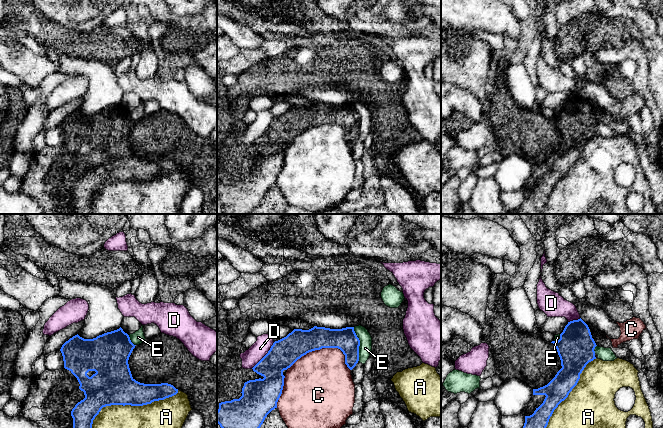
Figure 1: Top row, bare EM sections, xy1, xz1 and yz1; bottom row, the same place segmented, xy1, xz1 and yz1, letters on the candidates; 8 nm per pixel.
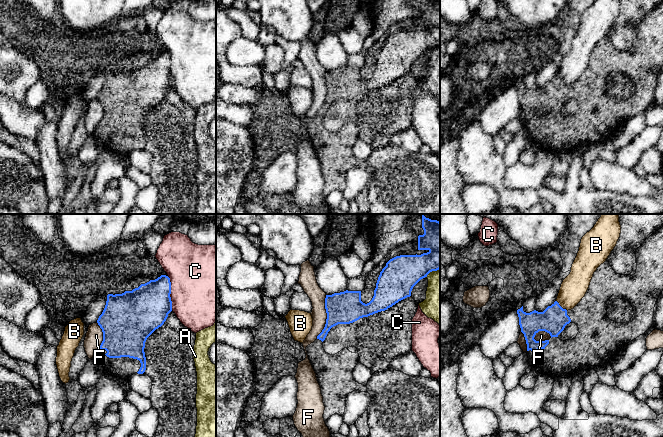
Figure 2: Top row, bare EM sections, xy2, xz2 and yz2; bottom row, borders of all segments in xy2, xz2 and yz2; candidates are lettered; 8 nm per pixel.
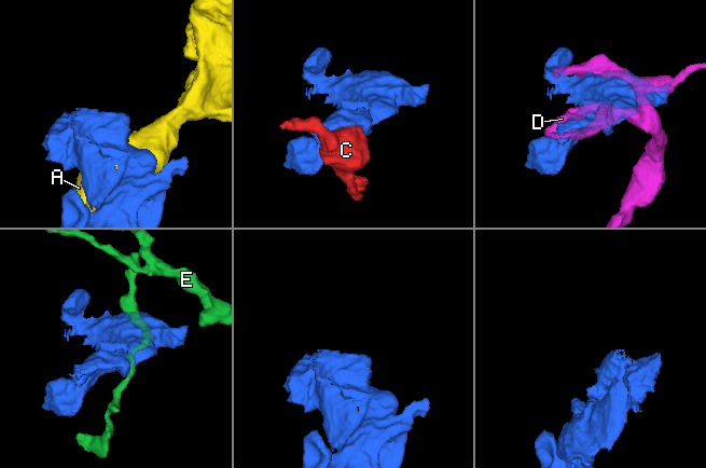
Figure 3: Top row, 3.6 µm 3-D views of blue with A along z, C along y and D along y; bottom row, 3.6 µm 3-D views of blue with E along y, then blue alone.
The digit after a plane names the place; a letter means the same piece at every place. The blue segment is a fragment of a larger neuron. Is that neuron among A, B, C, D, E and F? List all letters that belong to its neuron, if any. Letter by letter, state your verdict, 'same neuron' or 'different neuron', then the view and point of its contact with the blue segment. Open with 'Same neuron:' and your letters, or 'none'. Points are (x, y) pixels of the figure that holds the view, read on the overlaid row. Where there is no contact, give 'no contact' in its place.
Same neuron: none
A: different neuron | xy1 (131, 405)
B: different neuron | yz2 (560, 306)
C: different neuron | xz1 (323, 347)
D: different neuron | xz1 (265, 355)
E: different neuron | xz1 (359, 344)
F: different neuron | xz2 (327, 317)

